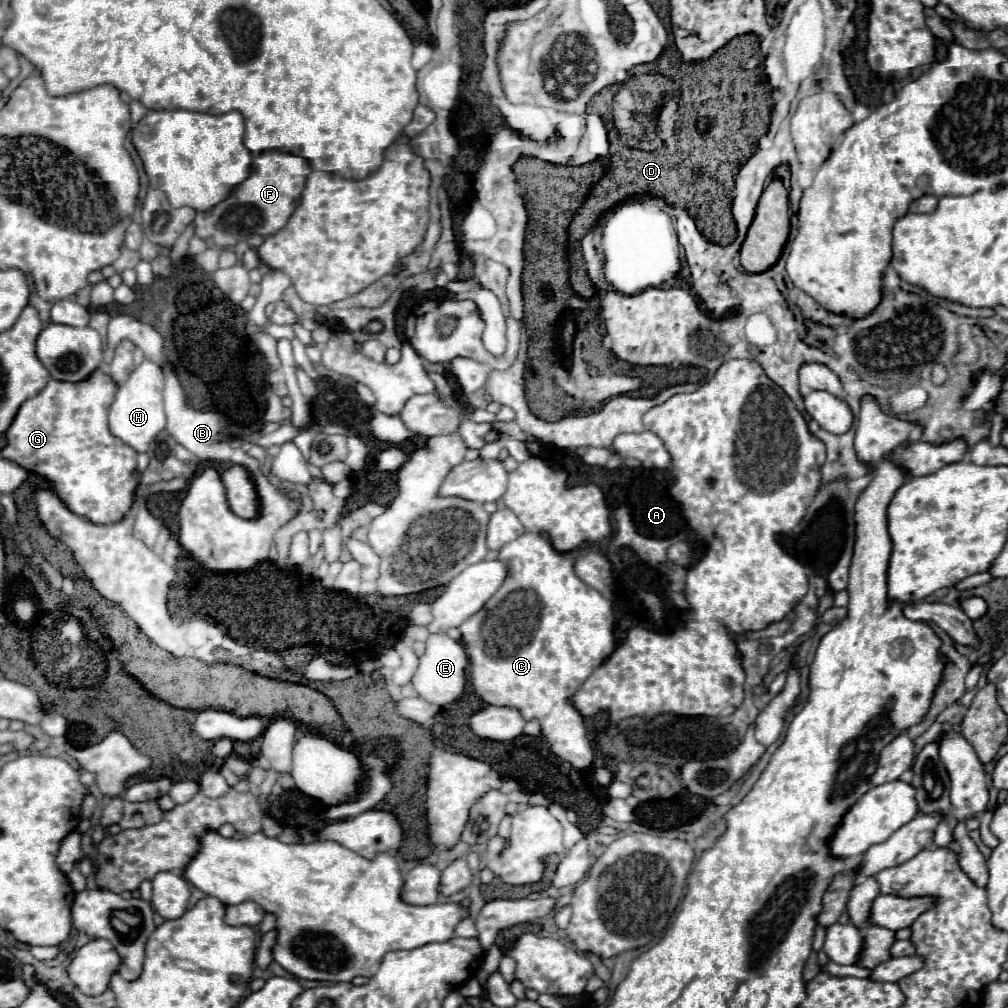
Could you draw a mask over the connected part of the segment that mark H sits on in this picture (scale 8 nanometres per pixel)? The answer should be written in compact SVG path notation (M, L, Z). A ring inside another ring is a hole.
M142 361L132 371L128 381L122 383L116 391L116 399L110 407L110 421L108 421L110 433L138 453L144 453L148 445L158 437L158 433L162 433L166 427L162 389L164 389L162 369L152 361Z

